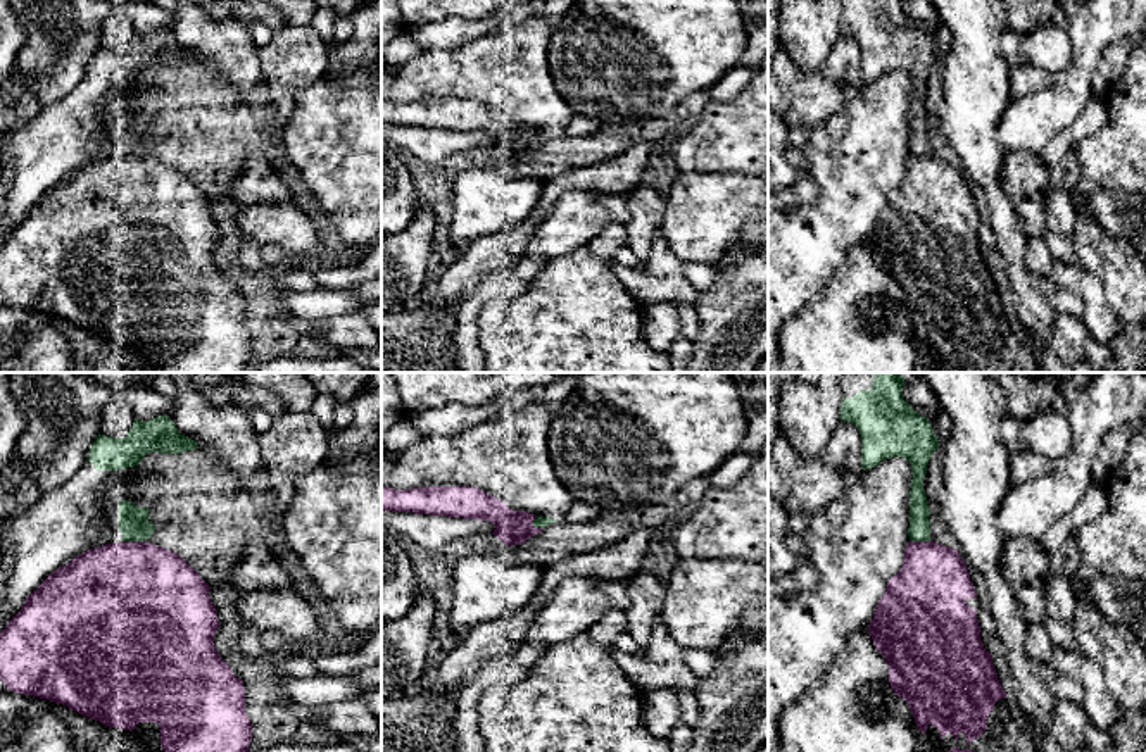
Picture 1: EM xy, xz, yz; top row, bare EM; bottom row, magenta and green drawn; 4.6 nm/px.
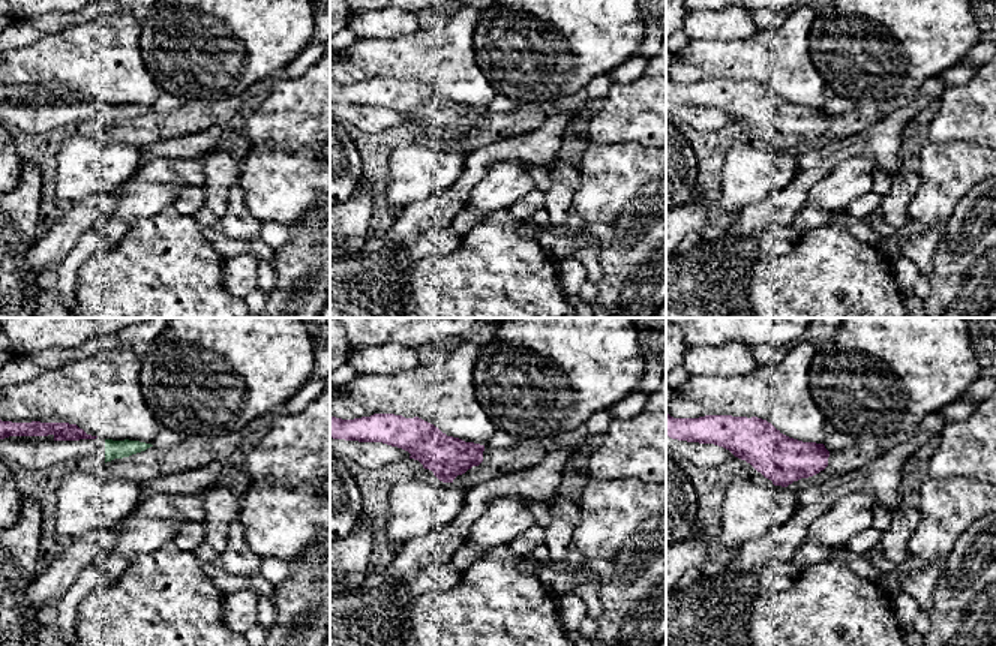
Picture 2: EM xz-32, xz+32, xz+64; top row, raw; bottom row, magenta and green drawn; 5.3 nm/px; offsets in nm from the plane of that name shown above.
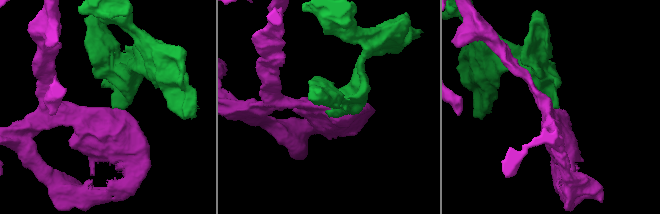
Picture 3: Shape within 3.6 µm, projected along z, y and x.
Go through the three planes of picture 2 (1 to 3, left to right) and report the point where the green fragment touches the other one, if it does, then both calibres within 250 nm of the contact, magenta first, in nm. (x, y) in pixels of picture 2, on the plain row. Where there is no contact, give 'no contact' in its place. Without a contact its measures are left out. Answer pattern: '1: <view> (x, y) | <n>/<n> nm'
1: no contact
2: no contact
3: no contact

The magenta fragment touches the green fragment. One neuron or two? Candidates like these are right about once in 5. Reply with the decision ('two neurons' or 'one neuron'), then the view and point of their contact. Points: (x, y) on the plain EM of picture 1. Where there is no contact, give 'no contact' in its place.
two neurons; meets magenta in xy at (135, 156)

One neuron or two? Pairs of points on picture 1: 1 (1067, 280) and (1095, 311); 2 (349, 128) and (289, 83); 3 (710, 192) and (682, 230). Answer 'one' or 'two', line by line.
1: one
2: two
3: one

